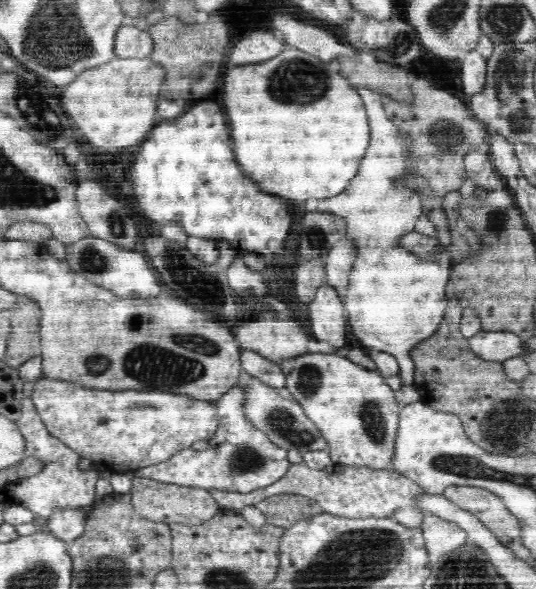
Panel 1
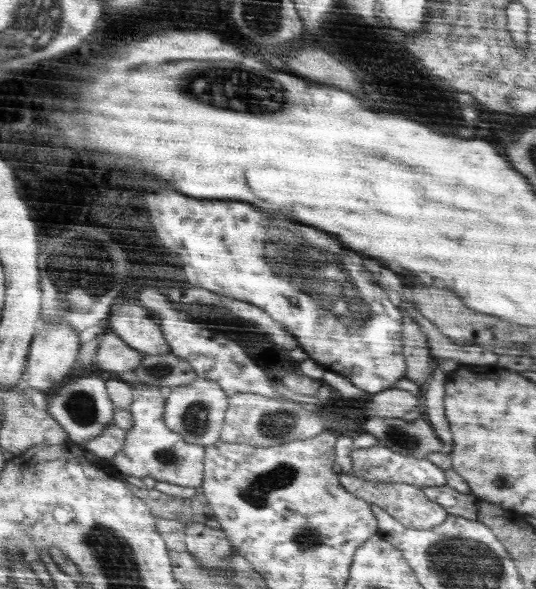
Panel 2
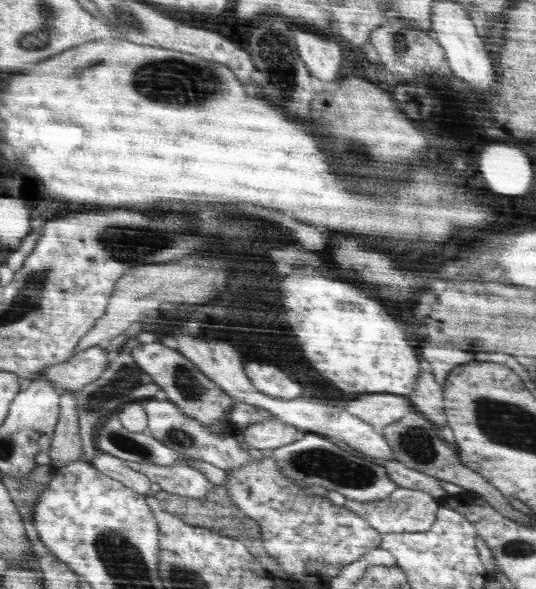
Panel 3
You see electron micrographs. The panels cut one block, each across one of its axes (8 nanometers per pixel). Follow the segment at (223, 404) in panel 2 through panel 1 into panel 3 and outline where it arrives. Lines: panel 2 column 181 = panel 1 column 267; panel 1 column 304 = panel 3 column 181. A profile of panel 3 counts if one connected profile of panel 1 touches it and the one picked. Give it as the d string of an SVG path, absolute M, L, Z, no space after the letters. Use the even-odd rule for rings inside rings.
M165 397L150 398L142 401L142 406L147 414L147 429L151 436L162 442L166 447L184 453L204 462L226 470L240 468L251 461L251 454L239 445L233 436L224 433L212 433L205 424L183 414L175 404L172 404Z

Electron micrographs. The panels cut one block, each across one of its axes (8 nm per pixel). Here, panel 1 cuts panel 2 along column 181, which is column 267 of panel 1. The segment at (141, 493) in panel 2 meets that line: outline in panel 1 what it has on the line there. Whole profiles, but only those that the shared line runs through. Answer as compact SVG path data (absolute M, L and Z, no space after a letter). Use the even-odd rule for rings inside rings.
M288 493L265 498L256 504L256 508L262 521L285 529L323 511L315 500Z

